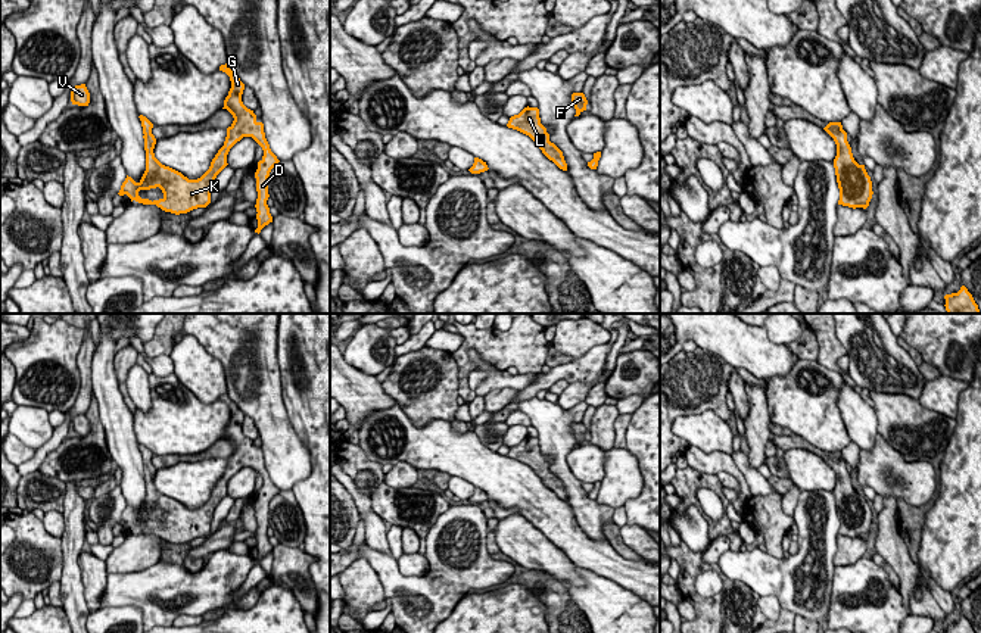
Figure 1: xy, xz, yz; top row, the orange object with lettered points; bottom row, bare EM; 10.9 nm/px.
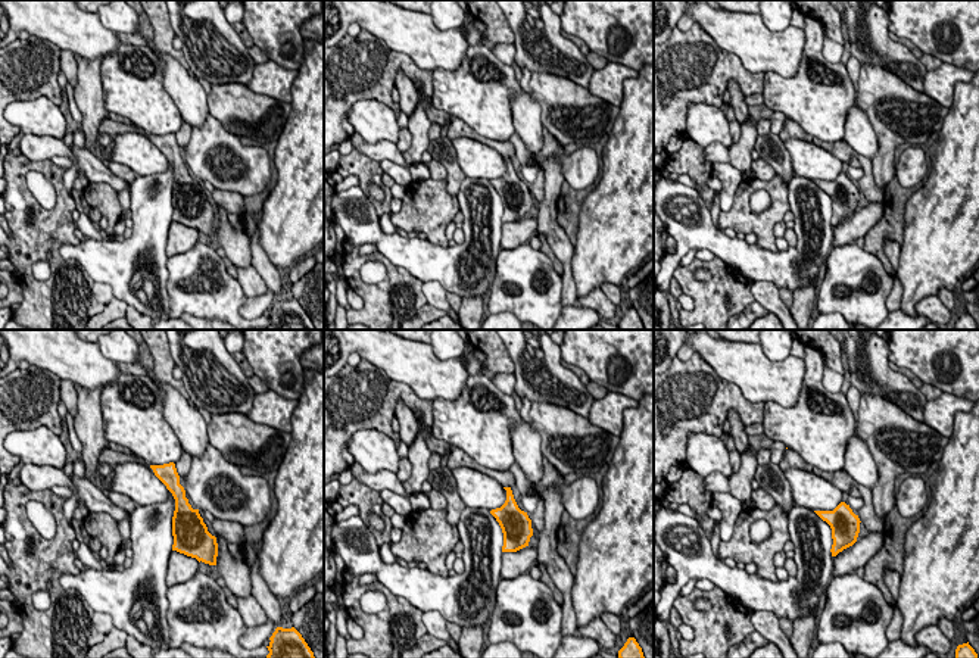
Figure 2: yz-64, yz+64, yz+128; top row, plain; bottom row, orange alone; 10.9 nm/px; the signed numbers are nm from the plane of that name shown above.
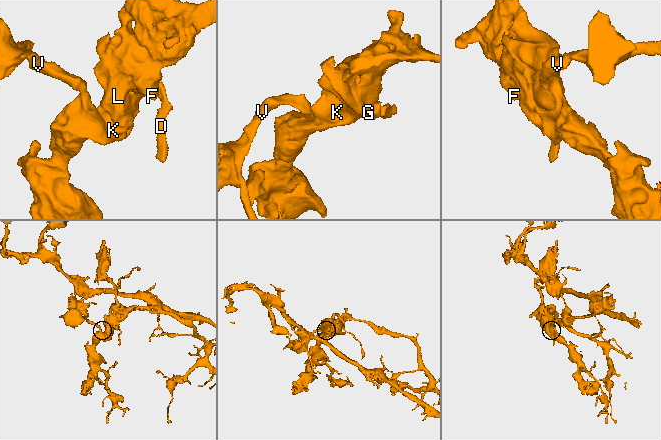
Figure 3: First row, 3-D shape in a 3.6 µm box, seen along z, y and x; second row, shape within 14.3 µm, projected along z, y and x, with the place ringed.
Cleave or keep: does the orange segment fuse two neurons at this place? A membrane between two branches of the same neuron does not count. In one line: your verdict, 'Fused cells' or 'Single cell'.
Fused cells

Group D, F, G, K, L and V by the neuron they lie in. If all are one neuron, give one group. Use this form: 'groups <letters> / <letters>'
groups D F G K L / V

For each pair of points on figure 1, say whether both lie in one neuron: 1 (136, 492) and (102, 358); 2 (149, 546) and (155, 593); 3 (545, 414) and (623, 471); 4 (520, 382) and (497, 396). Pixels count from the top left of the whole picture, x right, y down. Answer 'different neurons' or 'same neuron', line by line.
1: same neuron
2: different neurons
3: different neurons
4: different neurons

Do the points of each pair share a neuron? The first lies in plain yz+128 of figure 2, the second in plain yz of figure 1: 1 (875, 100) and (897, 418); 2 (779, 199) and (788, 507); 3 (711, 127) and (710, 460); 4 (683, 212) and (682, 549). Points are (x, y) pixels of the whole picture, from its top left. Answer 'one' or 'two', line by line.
1: one
2: two
3: two
4: two

